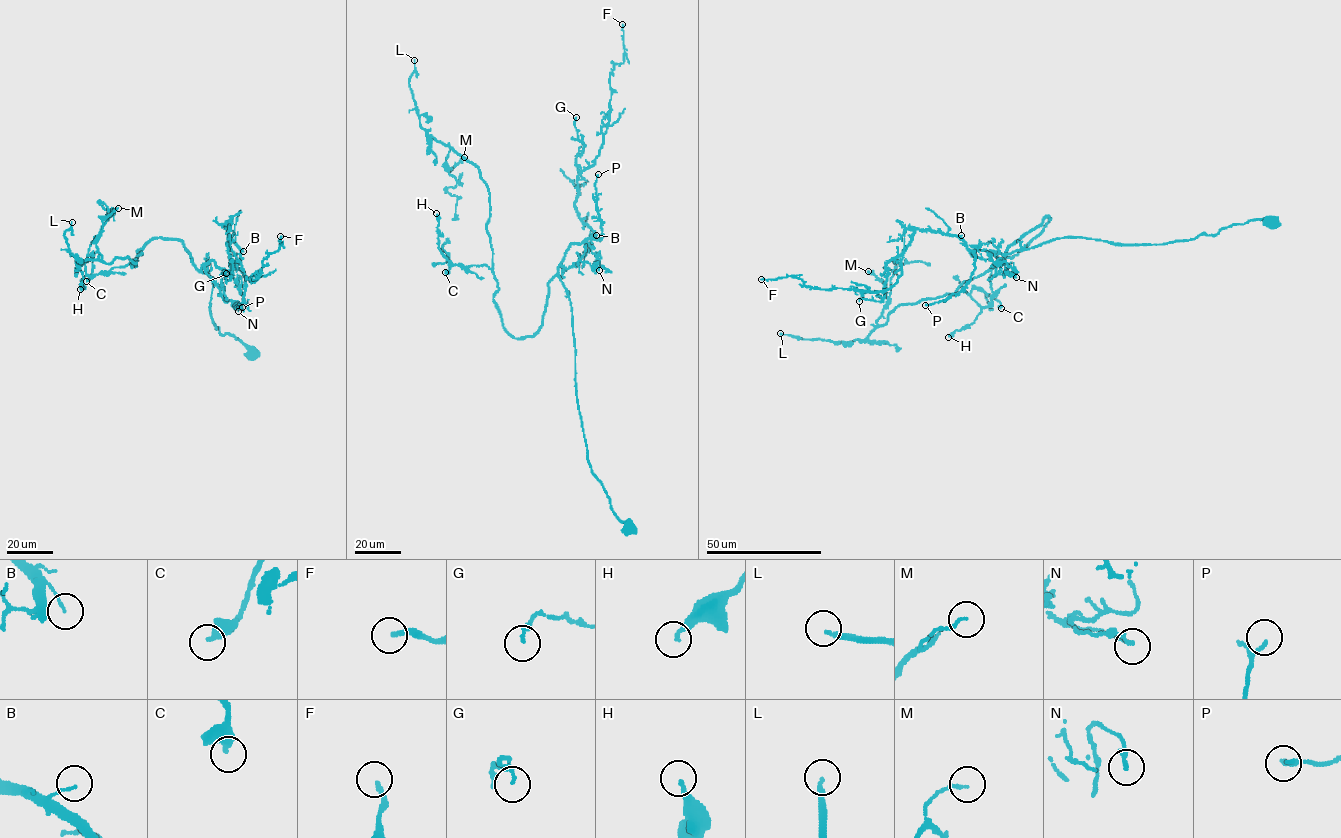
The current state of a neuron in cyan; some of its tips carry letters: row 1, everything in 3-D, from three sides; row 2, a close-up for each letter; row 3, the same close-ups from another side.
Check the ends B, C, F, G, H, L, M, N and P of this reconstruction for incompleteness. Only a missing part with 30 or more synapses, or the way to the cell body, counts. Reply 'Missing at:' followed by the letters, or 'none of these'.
Missing at: L

